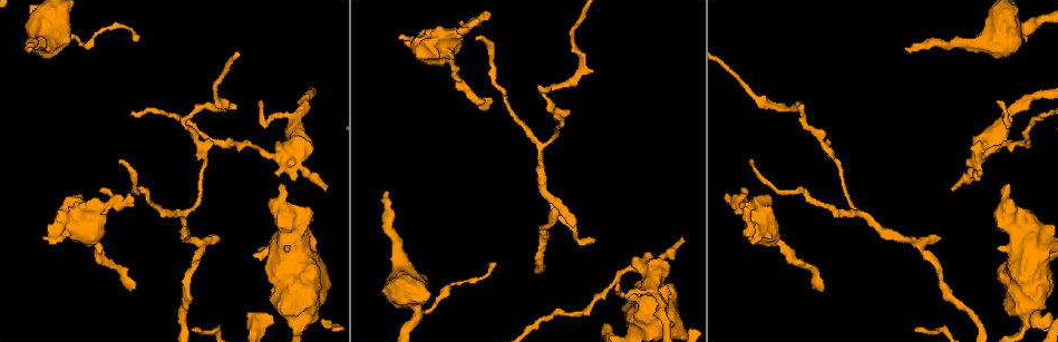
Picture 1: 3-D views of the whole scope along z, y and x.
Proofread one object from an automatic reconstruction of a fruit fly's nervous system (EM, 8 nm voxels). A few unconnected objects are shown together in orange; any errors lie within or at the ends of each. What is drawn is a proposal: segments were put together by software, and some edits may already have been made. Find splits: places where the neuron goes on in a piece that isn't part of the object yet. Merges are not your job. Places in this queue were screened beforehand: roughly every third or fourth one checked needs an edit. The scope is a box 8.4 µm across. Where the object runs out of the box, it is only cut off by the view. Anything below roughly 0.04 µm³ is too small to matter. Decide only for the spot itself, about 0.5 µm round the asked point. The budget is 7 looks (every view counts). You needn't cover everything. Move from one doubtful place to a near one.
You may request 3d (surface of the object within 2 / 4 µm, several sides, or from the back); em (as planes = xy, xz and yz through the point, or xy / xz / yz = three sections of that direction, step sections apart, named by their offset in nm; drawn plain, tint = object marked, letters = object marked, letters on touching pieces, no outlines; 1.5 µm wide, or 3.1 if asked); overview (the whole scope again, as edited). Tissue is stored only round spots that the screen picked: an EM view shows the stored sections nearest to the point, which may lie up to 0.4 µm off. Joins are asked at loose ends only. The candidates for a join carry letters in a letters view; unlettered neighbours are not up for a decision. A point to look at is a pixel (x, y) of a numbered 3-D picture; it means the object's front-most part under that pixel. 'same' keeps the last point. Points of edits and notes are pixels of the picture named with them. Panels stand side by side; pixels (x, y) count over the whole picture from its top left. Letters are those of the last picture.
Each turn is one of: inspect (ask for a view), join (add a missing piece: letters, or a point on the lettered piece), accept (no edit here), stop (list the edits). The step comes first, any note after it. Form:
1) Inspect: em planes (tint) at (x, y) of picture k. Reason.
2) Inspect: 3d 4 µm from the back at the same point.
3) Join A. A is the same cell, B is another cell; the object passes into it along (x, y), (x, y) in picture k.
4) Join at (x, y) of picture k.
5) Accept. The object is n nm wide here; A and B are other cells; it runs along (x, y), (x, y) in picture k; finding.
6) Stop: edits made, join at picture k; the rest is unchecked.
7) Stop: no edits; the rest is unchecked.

Inspect: em planes (plain) at (996, 101) of picture 1. Tapers out.

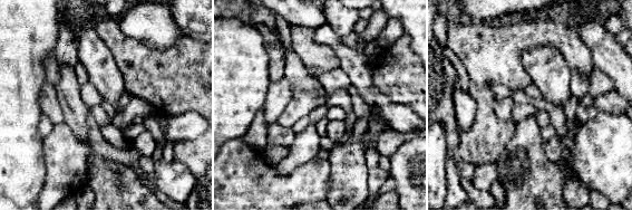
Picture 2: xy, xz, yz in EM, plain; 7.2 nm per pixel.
Inspect: em planes (letters) at the same point.

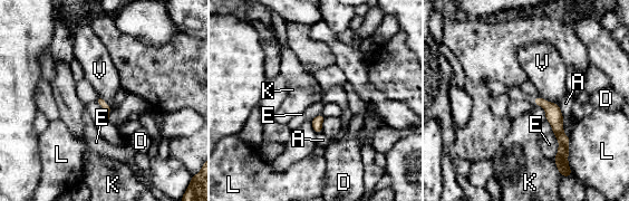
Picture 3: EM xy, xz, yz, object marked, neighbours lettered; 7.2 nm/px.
Accept. A, D, E, K, L and V are other cells; it runs along (539, 99), (558, 124), (558, 161) in picture 3; no lettered piece goes on from it.

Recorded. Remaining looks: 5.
Inspect: 3d 4 µm at (953, 191) of picture 1. Branch stops here.

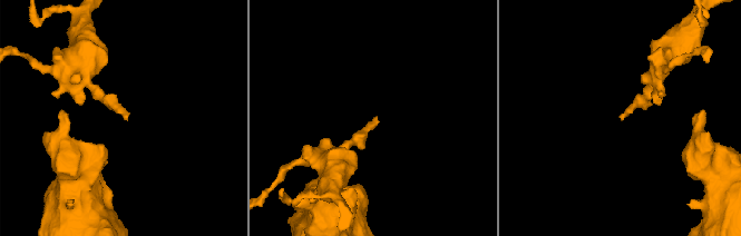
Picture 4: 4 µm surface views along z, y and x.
Inspect: em xz step 4 (letters) at (377, 117) of picture 4. Need the tissue.

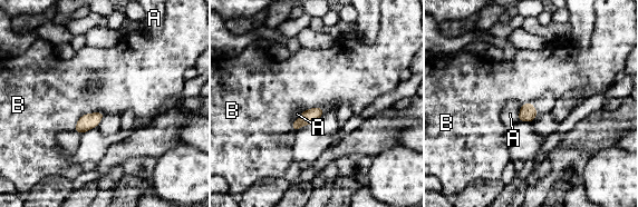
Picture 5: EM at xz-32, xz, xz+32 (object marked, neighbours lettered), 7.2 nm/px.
Accept. The object is 100 nm wide here; A and B are other cells; no lettered piece goes on from it.

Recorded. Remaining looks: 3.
Inspect: 3d 4 µm at (906, 48) of picture 1. Branch stops here.

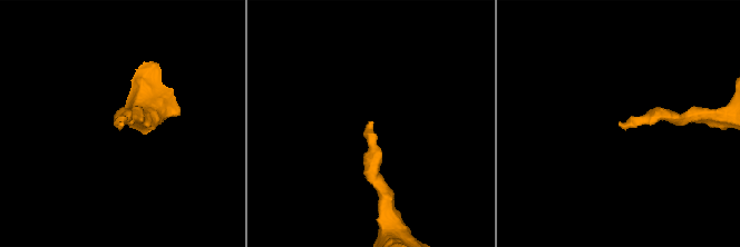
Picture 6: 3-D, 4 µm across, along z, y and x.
Inspect: em xz step 4 (tint) at (123, 124) of picture 6. Shape alone is not enough.

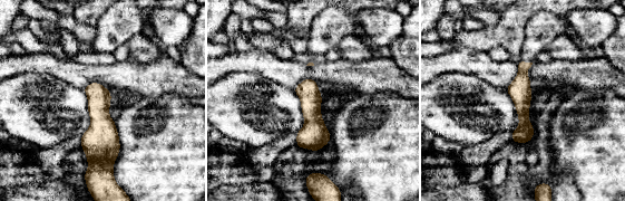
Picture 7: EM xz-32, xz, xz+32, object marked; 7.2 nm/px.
Inspect: em planes (letters) at the same point. Another direction.

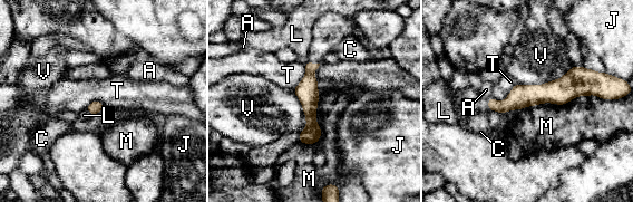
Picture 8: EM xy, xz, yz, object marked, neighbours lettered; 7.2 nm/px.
Accept. The longest contact is with M, 650 nm; A, C, J, L, M, T and V are other cells; it runs along (594, 90), (524, 95), (490, 107) in picture 8; no lettered piece goes on from it.

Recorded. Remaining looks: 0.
Stop: no edits; the rest is unchecked.

